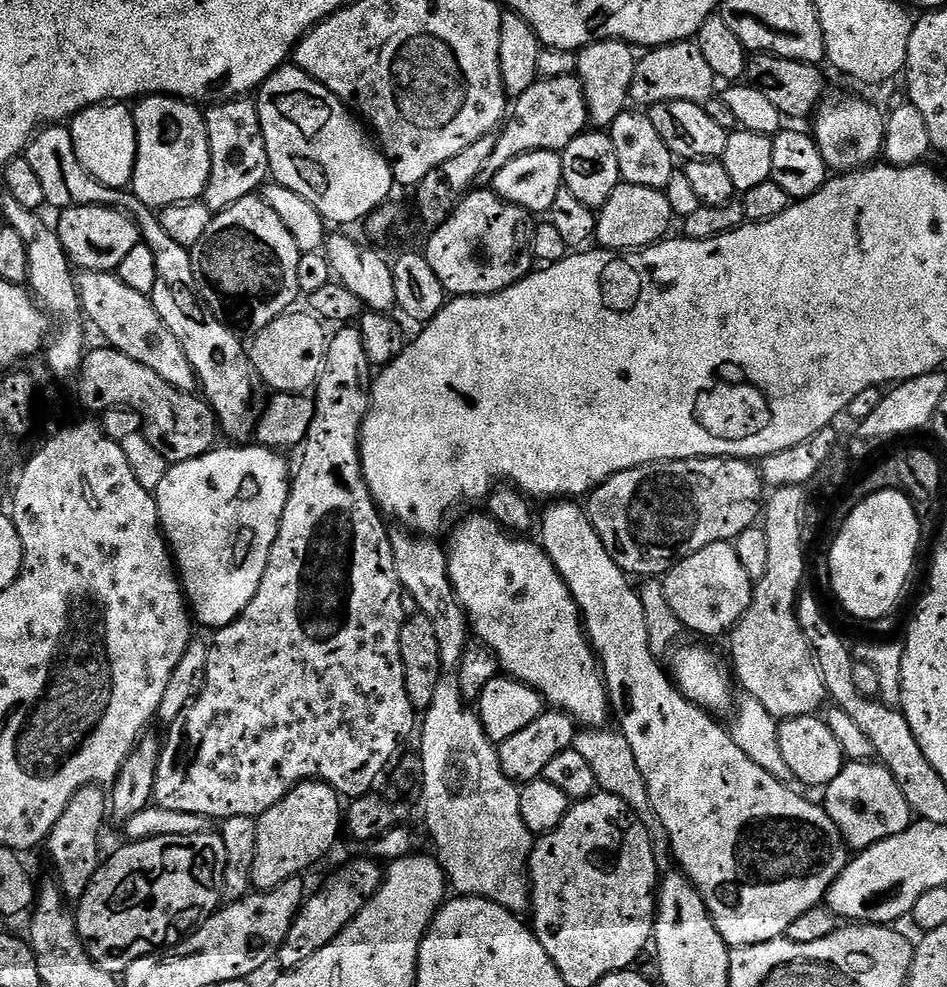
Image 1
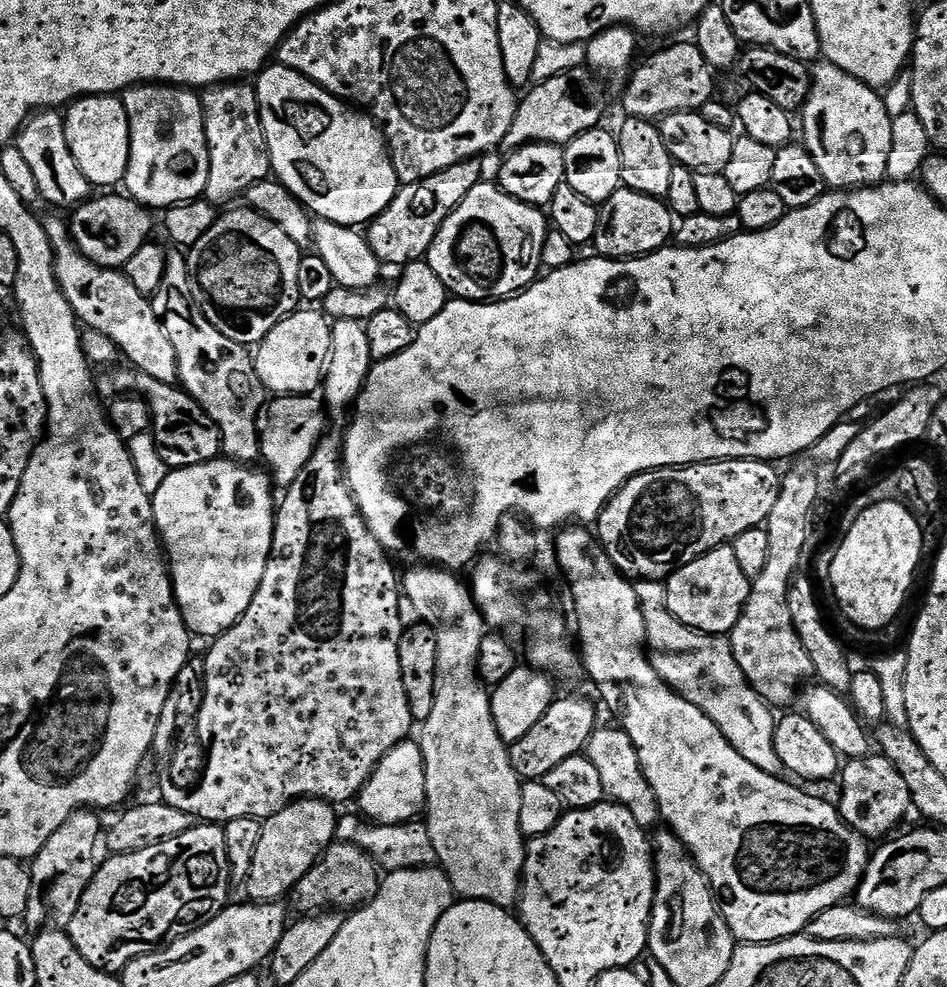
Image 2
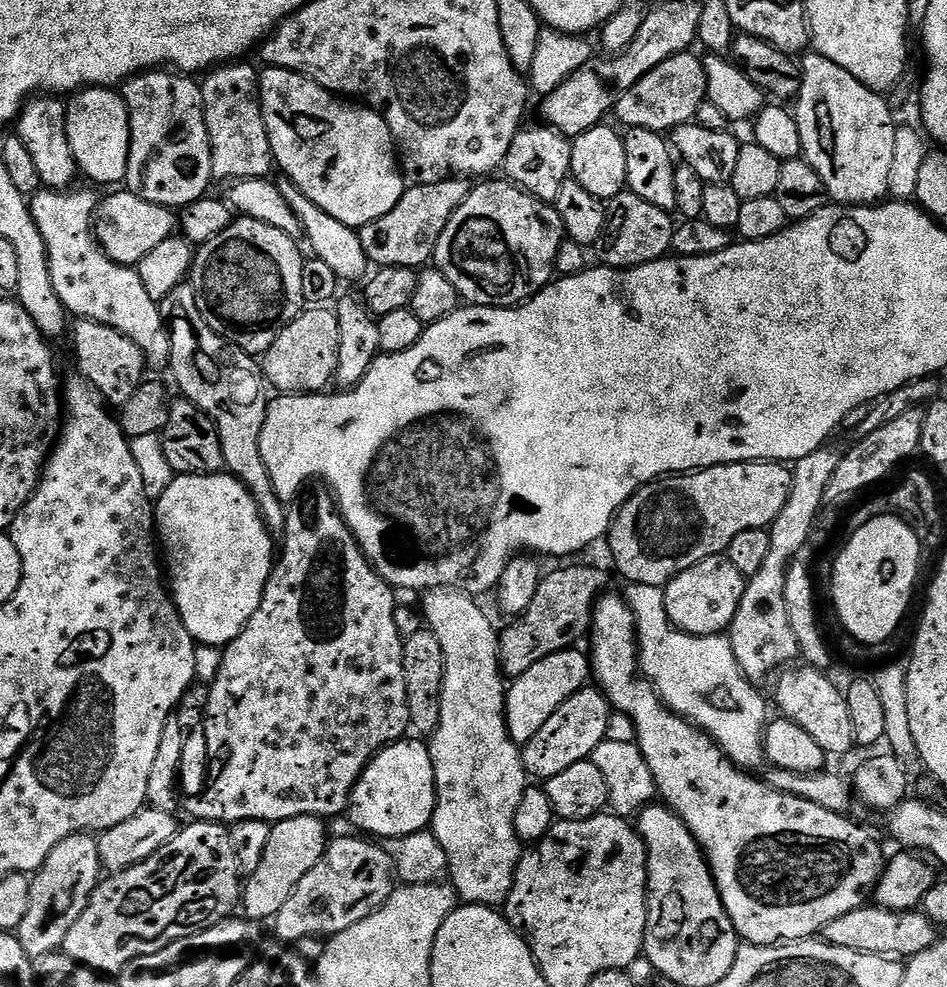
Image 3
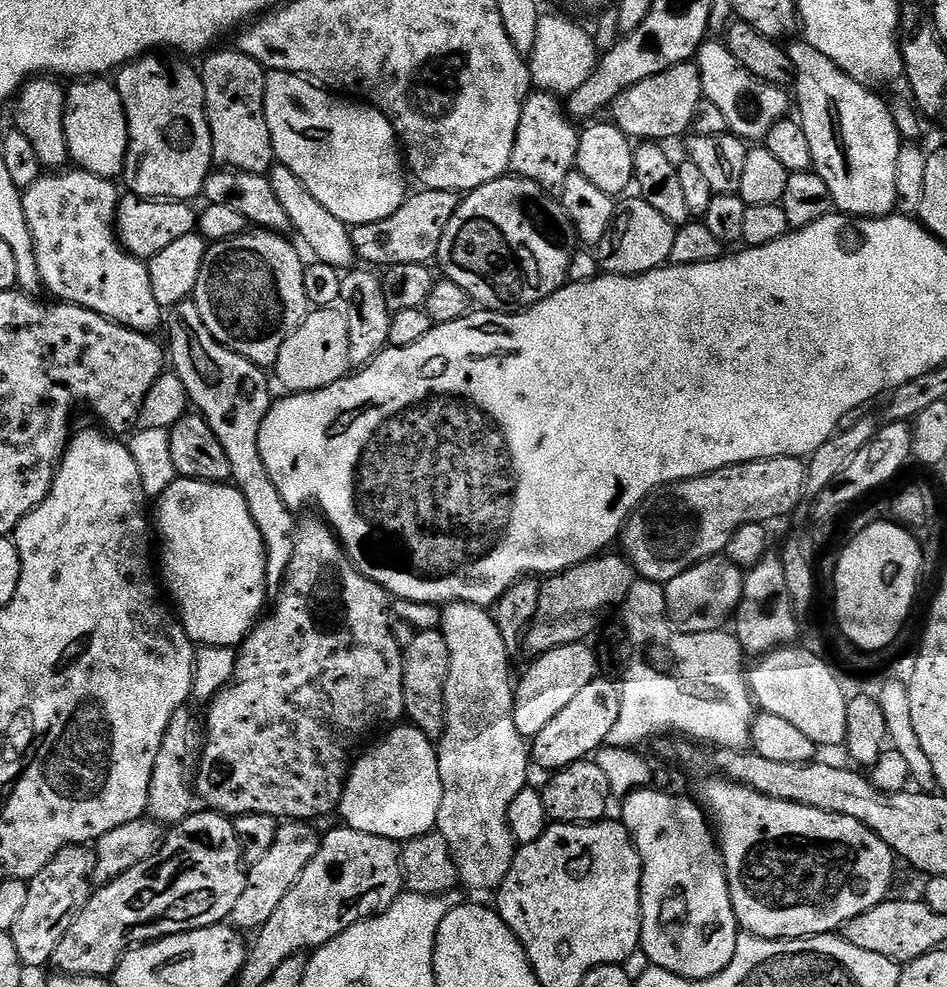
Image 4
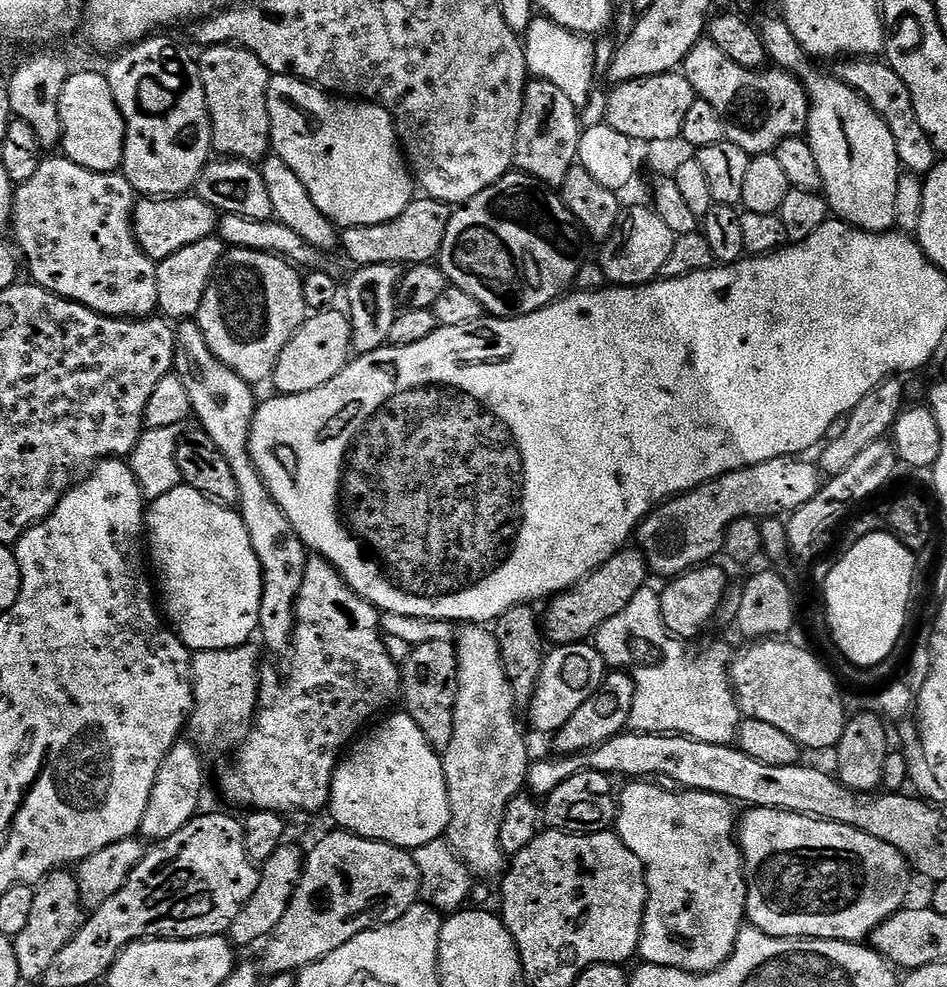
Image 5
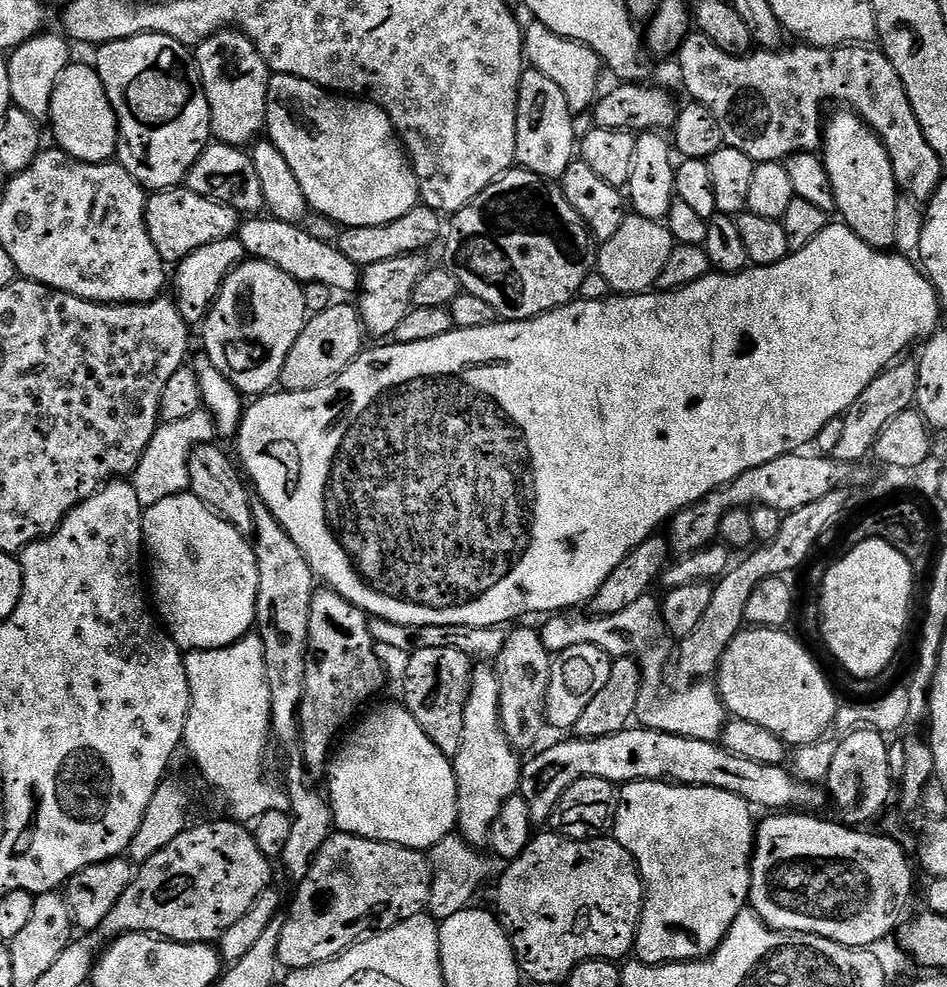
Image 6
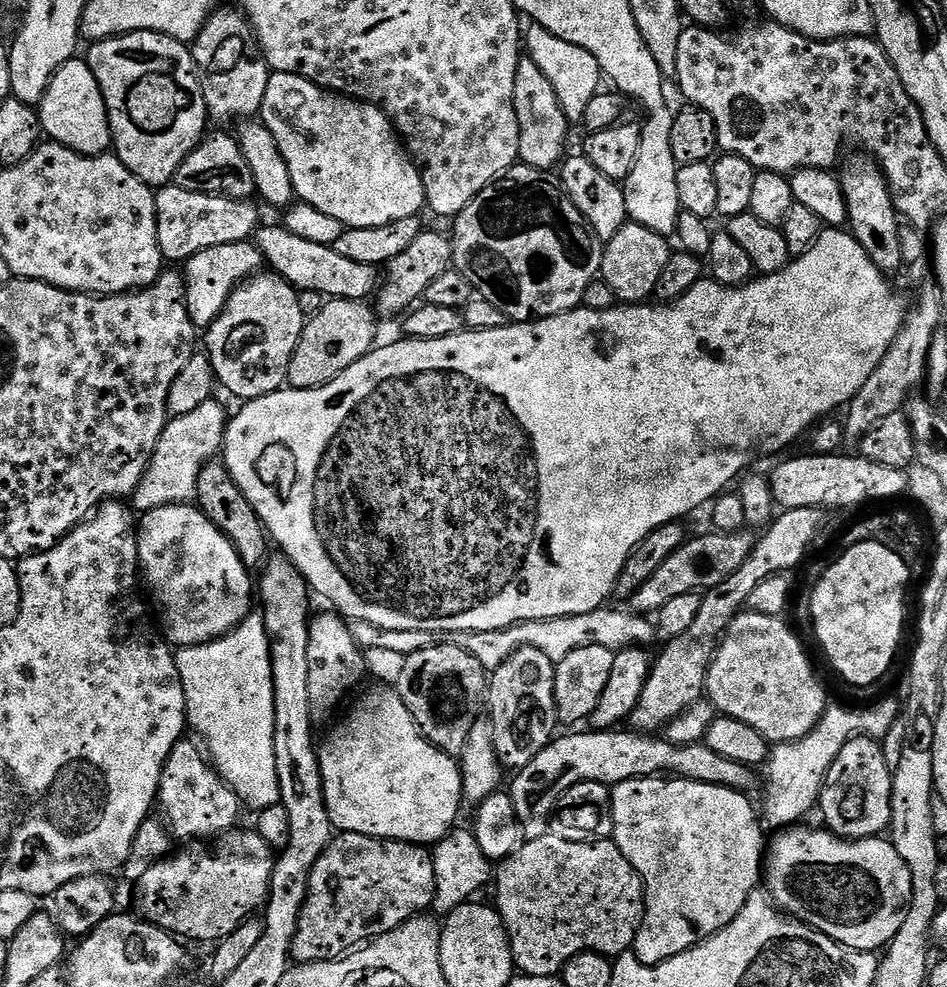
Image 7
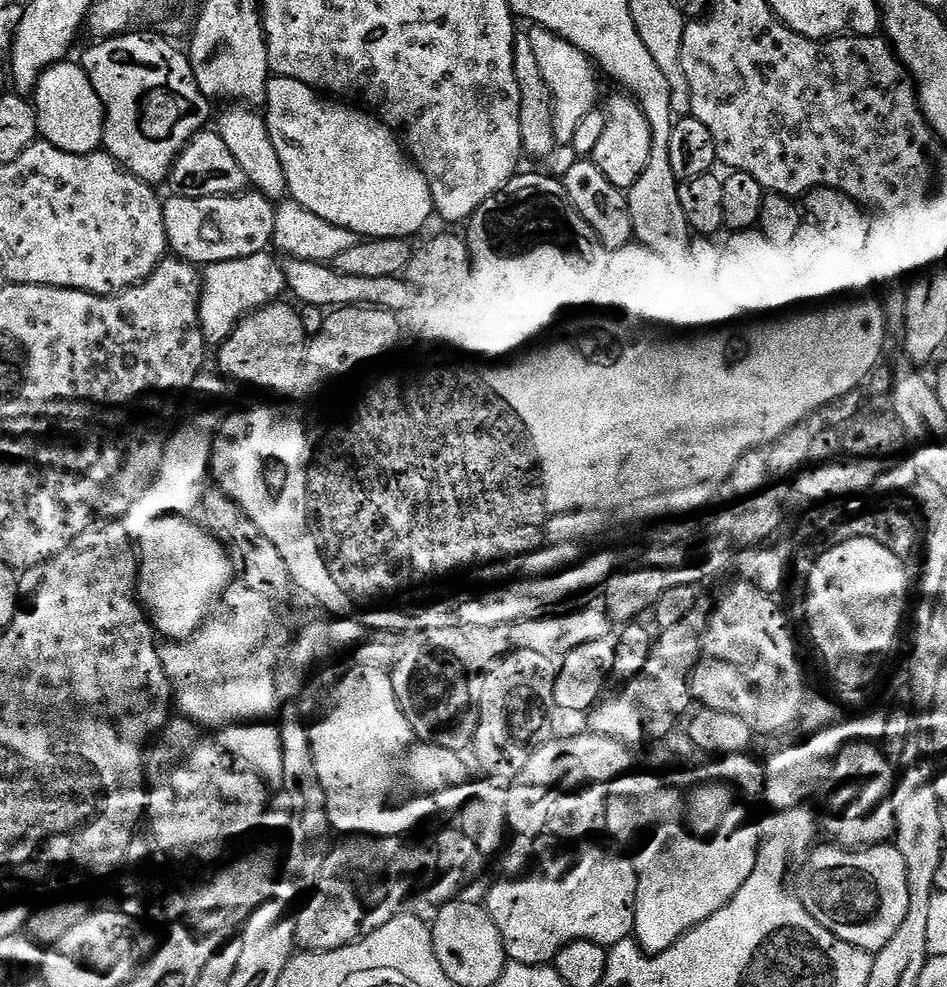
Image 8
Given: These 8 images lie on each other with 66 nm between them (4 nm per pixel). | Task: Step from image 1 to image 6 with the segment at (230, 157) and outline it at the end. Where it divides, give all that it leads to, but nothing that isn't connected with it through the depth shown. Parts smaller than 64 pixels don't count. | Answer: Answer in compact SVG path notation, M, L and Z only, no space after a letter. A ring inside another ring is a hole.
M225 30L206 38L194 49L194 55L200 66L206 102L210 102L213 137L232 148L247 149L261 139L268 123L270 73L262 54L258 54L250 38L235 30Z

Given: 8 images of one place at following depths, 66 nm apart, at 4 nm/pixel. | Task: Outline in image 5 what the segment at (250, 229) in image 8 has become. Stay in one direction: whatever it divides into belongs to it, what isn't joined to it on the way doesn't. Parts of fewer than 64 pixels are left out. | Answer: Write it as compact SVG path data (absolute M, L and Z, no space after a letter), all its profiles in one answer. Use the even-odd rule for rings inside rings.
M195 194L170 196L167 198L140 198L132 211L132 232L138 246L152 260L161 261L170 258L178 250L192 246L194 242L213 235L218 228L218 213L206 201Z

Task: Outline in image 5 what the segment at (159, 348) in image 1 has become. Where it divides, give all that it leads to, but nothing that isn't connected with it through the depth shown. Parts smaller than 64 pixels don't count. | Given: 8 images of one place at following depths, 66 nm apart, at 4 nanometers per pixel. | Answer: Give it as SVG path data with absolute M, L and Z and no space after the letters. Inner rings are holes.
M57 154L49 158L41 159L38 170L26 182L16 185L16 197L12 207L12 222L10 225L11 239L26 265L26 272L30 275L31 283L42 286L54 294L58 294L67 300L78 302L90 310L94 310L103 316L122 316L125 318L147 318L158 309L158 274L156 273L157 261L152 260L138 246L136 236L132 232L132 211L136 208L137 193L133 192L130 182L119 171L95 172L86 170L86 166L78 166L78 162L68 159L63 154Z

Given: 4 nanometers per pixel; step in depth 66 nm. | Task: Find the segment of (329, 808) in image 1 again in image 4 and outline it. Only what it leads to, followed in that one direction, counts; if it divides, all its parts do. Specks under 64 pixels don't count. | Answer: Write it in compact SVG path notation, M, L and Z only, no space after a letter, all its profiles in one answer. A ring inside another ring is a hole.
M284 822L277 827L274 846L270 846L270 850L266 850L266 854L262 854L262 858L258 858L258 862L247 869L248 885L246 890L242 890L242 898L238 898L229 916L234 928L254 932L270 920L282 898L290 894L294 882L298 882L302 870L306 870L320 848L321 837L318 832L316 836L312 828L315 827L308 822Z

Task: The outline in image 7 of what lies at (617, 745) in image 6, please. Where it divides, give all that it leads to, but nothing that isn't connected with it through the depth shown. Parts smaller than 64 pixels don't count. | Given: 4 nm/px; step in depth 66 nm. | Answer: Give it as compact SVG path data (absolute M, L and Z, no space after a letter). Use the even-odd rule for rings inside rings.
M587 730L573 736L557 735L552 743L540 751L524 768L515 773L510 787L510 795L524 835L528 840L536 840L549 831L553 812L560 799L571 788L582 782L598 782L615 786L627 780L656 778L661 774L671 774L676 778L697 780L707 784L717 784L727 788L737 788L740 792L751 793L756 784L756 776L749 765L730 762L722 754L714 754L701 742L699 744L674 744L667 738L657 738L652 734L641 734L635 730Z

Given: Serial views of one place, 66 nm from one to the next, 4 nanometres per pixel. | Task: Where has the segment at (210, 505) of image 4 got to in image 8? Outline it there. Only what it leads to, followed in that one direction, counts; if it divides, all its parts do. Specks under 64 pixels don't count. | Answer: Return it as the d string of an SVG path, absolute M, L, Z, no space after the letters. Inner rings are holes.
M187 516L149 520L143 525L144 533L138 536L138 595L151 609L150 619L157 633L169 636L172 642L195 636L238 576L220 541L194 521Z

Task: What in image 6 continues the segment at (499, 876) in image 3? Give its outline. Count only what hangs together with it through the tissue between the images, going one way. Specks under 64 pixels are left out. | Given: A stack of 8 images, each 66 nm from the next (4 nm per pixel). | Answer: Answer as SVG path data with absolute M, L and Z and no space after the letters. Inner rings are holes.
M477 667L472 674L472 685L464 711L462 746L452 760L452 769L456 775L456 805L458 806L456 822L459 835L463 836L465 842L473 846L488 844L488 835L494 826L494 818L498 818L498 810L502 810L502 802L519 793L521 767L521 757L506 738L504 727L500 724L500 687L495 667Z

